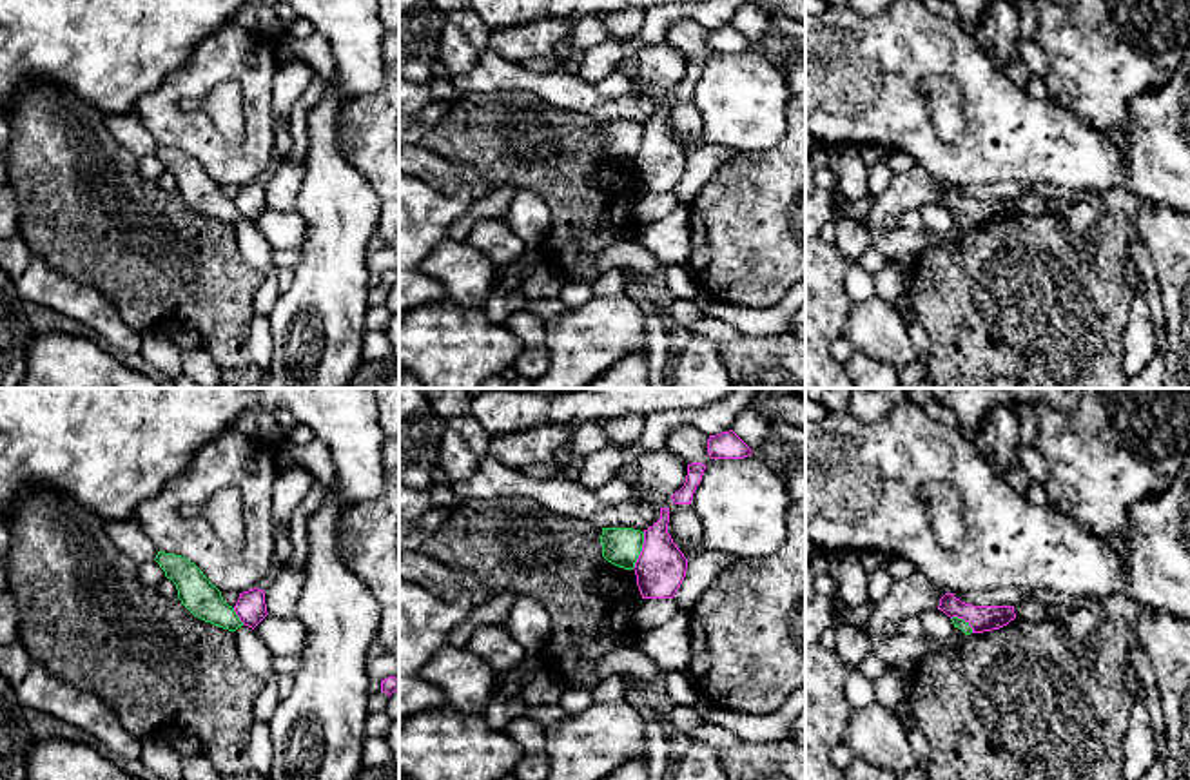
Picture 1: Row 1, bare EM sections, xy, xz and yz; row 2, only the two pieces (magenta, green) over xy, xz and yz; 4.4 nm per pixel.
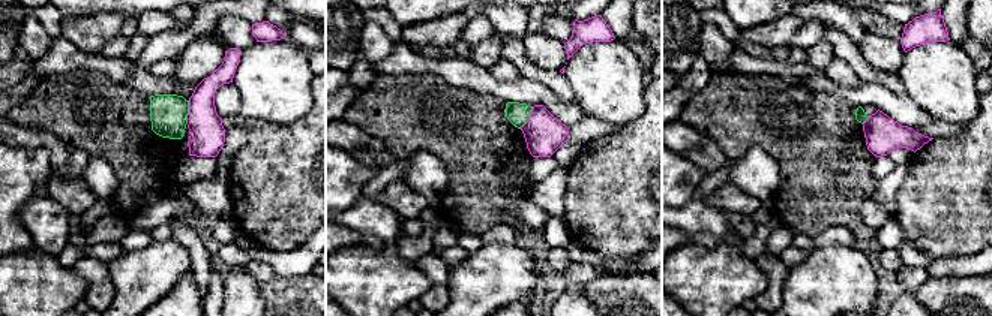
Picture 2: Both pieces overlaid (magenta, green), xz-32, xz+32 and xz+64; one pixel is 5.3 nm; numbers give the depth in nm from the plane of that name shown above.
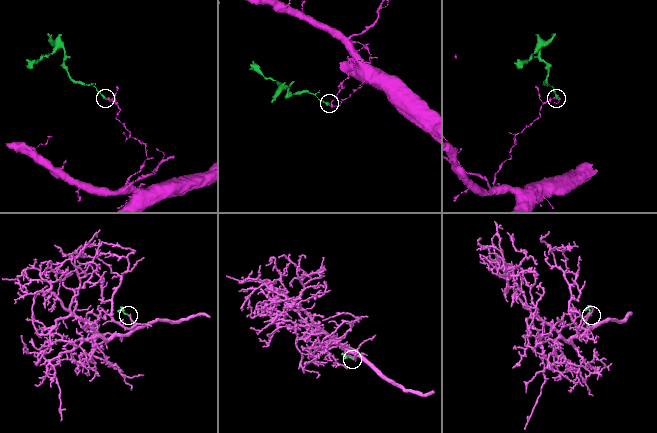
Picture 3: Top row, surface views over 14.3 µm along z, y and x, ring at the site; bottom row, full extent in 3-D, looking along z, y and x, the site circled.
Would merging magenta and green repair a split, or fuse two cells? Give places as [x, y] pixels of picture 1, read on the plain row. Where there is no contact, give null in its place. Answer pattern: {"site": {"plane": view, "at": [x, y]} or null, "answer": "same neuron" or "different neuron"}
{"site": {"plane": "xz", "at": [643, 144]}, "answer": "different neuron"}

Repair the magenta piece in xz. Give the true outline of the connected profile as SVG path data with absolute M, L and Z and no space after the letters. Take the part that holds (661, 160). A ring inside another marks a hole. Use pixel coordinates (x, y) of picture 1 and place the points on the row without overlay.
M660 102L660 112L644 123L633 161L642 192L673 192L686 171L688 152L668 127L668 116L669 102Z

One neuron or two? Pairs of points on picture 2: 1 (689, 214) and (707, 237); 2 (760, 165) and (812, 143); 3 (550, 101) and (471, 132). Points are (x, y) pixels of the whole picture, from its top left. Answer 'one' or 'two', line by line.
1: one
2: two
3: two

